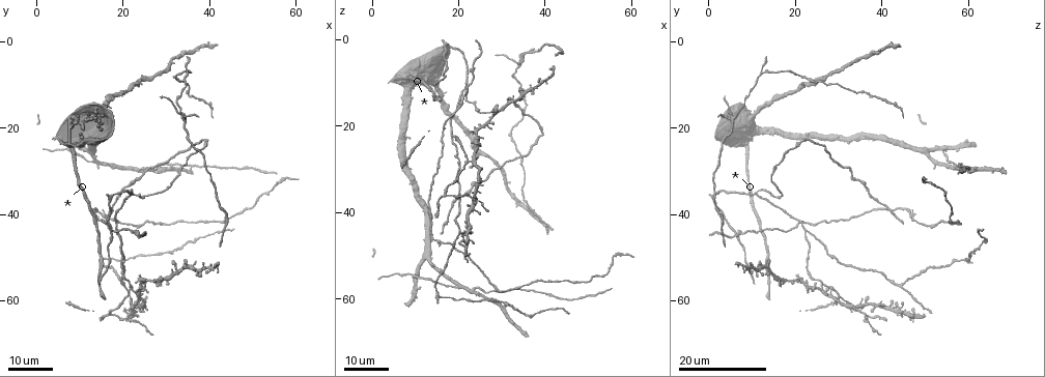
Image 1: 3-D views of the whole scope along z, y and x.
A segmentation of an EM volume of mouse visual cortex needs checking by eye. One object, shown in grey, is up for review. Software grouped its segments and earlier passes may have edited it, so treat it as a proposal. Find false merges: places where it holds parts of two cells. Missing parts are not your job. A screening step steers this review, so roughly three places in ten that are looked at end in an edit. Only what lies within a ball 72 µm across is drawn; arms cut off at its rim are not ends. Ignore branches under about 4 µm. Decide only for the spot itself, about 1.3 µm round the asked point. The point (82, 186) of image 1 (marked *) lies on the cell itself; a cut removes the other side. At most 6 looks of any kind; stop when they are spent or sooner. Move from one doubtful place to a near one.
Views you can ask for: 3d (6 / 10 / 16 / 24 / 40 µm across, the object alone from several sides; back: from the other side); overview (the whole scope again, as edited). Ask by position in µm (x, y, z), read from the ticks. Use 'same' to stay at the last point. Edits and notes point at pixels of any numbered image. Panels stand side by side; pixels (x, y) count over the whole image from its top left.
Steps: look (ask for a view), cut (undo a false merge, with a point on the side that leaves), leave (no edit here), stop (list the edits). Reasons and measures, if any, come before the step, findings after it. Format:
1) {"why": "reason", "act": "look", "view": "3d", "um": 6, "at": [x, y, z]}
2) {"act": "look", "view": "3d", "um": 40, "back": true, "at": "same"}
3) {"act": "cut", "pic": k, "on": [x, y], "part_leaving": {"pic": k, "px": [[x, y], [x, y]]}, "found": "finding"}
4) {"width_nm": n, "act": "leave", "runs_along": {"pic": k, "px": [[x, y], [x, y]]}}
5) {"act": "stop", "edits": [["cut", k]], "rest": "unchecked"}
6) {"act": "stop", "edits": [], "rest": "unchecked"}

{"why": "two arms in line, one across", "act": "look", "view": "3d", "um": 24, "at": [14.5, 39.0, 46.0]}

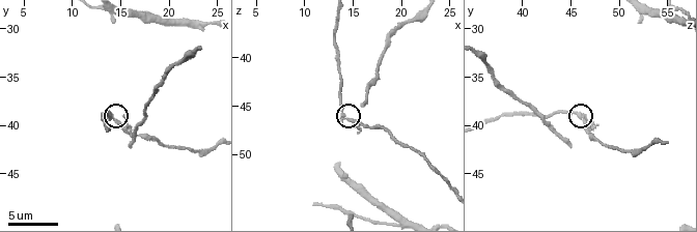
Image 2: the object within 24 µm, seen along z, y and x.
{"act": "look", "view": "3d", "um": 10, "at": [14.6, 39.8, 46.6]}

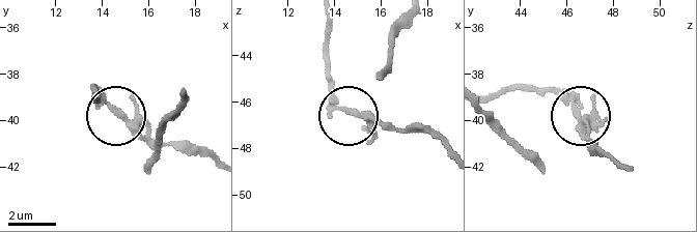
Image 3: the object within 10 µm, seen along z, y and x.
{"arms": 3, "act": "cut", "pic": 3, "on": [329, 73], "found": "a second cell is stuck on"}

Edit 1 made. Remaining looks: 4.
{"why": "four-way junction", "act": "look", "view": "3d", "um": 24, "at": [22.0, 57.5, 29.0]}

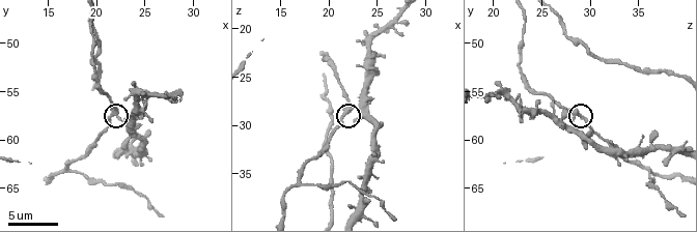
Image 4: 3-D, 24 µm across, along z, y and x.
{"why": "closer look", "act": "look", "view": "3d", "um": 10, "at": [22.4, 57.8, 28.2]}

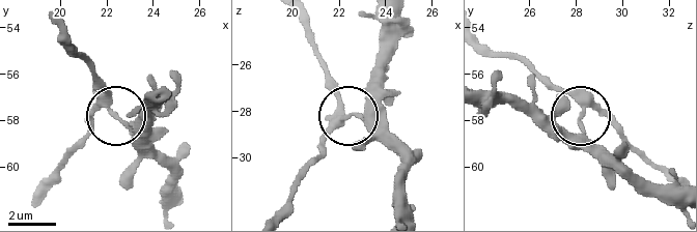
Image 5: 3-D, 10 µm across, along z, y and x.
{"side_arm_um": 25, "act": "cut", "pic": 5, "on": [361, 113], "part_leaving": {"pic": 5, "px": [[335, 117], [367, 112], [381, 17]]}, "found": "a second cell is stuck on"}

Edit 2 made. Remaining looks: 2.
{"act": "stop", "edits": [["cut", 3], ["cut", 5]], "rest": "unchecked"}

